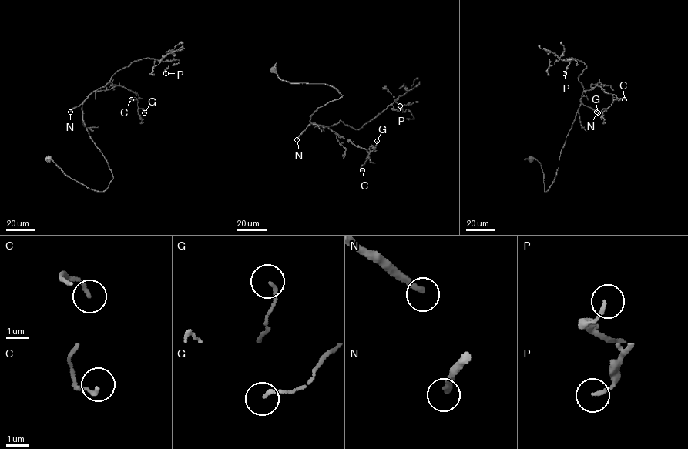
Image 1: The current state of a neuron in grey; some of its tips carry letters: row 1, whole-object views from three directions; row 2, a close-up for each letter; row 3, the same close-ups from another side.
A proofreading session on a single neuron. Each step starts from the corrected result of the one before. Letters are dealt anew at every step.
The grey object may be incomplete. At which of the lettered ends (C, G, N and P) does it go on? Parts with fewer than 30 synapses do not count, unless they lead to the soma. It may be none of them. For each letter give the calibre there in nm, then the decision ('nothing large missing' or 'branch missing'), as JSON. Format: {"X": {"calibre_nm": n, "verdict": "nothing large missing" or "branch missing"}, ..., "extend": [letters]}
{"C": {"calibre_nm": 150, "verdict": "nothing large missing"}, "G": {"calibre_nm": 140, "verdict": "nothing large missing"}, "N": {"calibre_nm": 280, "verdict": "branch missing"}, "P": {"calibre_nm": 130, "verdict": "nothing large missing"}, "extend": ["N"]}

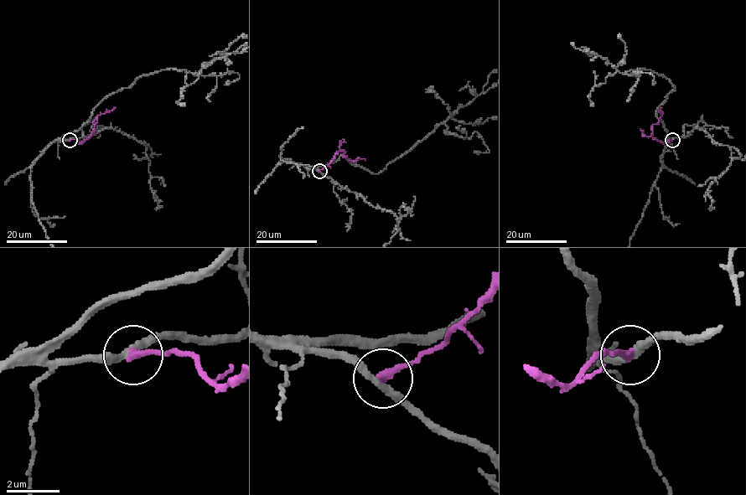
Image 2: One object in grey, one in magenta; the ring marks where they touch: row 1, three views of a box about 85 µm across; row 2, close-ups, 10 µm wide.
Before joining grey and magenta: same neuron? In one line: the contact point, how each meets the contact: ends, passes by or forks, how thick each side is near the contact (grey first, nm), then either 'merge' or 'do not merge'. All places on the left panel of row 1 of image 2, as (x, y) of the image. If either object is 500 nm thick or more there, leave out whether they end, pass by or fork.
(69, 140) | grey passes by | magenta ends | 300/320 nm | do not merge

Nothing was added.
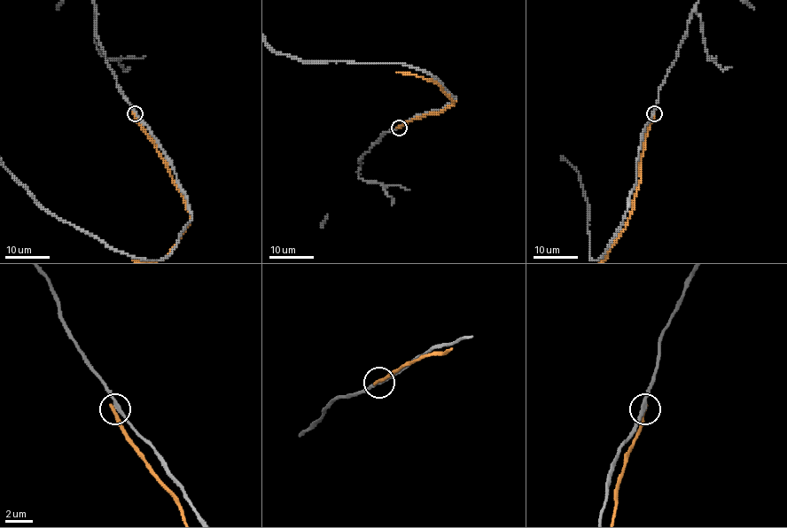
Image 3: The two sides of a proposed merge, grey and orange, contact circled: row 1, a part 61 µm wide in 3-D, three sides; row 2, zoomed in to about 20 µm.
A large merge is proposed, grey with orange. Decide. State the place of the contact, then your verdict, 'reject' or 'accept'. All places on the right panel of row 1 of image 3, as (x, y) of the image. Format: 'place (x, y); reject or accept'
place (654, 113); reject

